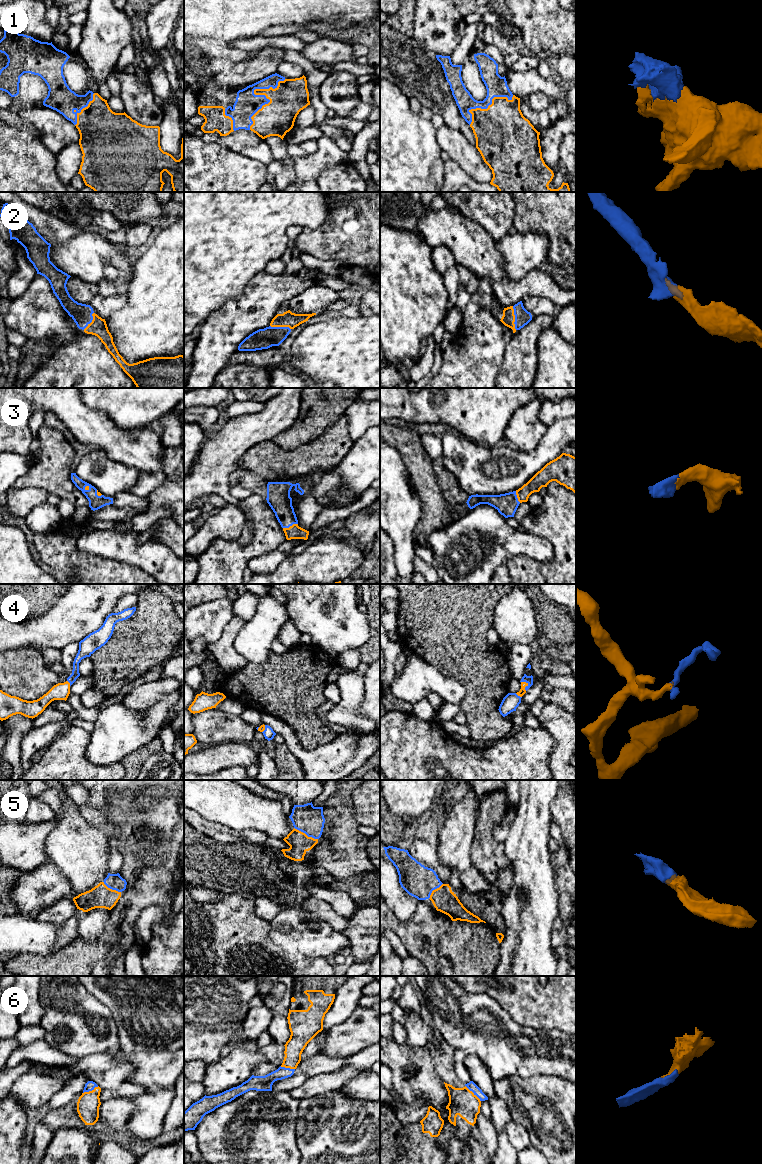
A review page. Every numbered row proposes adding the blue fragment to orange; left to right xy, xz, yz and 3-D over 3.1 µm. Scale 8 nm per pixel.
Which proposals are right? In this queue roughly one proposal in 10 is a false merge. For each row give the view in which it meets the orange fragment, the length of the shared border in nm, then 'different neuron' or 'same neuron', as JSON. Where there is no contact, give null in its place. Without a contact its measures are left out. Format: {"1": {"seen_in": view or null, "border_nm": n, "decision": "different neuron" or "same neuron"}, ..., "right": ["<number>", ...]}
{"1": {"seen_in": "xz", "border_nm": 500, "decision": "same neuron"}, "2": {"seen_in": "yz", "border_nm": 190, "decision": "same neuron"}, "3": {"seen_in": "xz", "border_nm": 130, "decision": "same neuron"}, "4": {"seen_in": "yz", "border_nm": 90, "decision": "same neuron"}, "5": {"seen_in": "xz", "border_nm": 220, "decision": "same neuron"}, "6": {"seen_in": "yz", "border_nm": 180, "decision": "same neuron"}, "right": ["1", "2", "3", "4", "5", "6"]}

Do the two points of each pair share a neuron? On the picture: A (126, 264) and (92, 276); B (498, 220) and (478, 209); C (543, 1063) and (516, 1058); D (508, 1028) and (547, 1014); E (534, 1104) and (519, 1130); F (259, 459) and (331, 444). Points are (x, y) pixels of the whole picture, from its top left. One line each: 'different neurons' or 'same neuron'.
A: same neuron
B: same neuron
C: same neuron
D: different neurons
E: different neurons
F: same neuron

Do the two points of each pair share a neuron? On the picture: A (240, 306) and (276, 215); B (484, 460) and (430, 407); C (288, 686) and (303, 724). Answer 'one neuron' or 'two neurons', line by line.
A: two neurons
B: two neurons
C: one neuron

